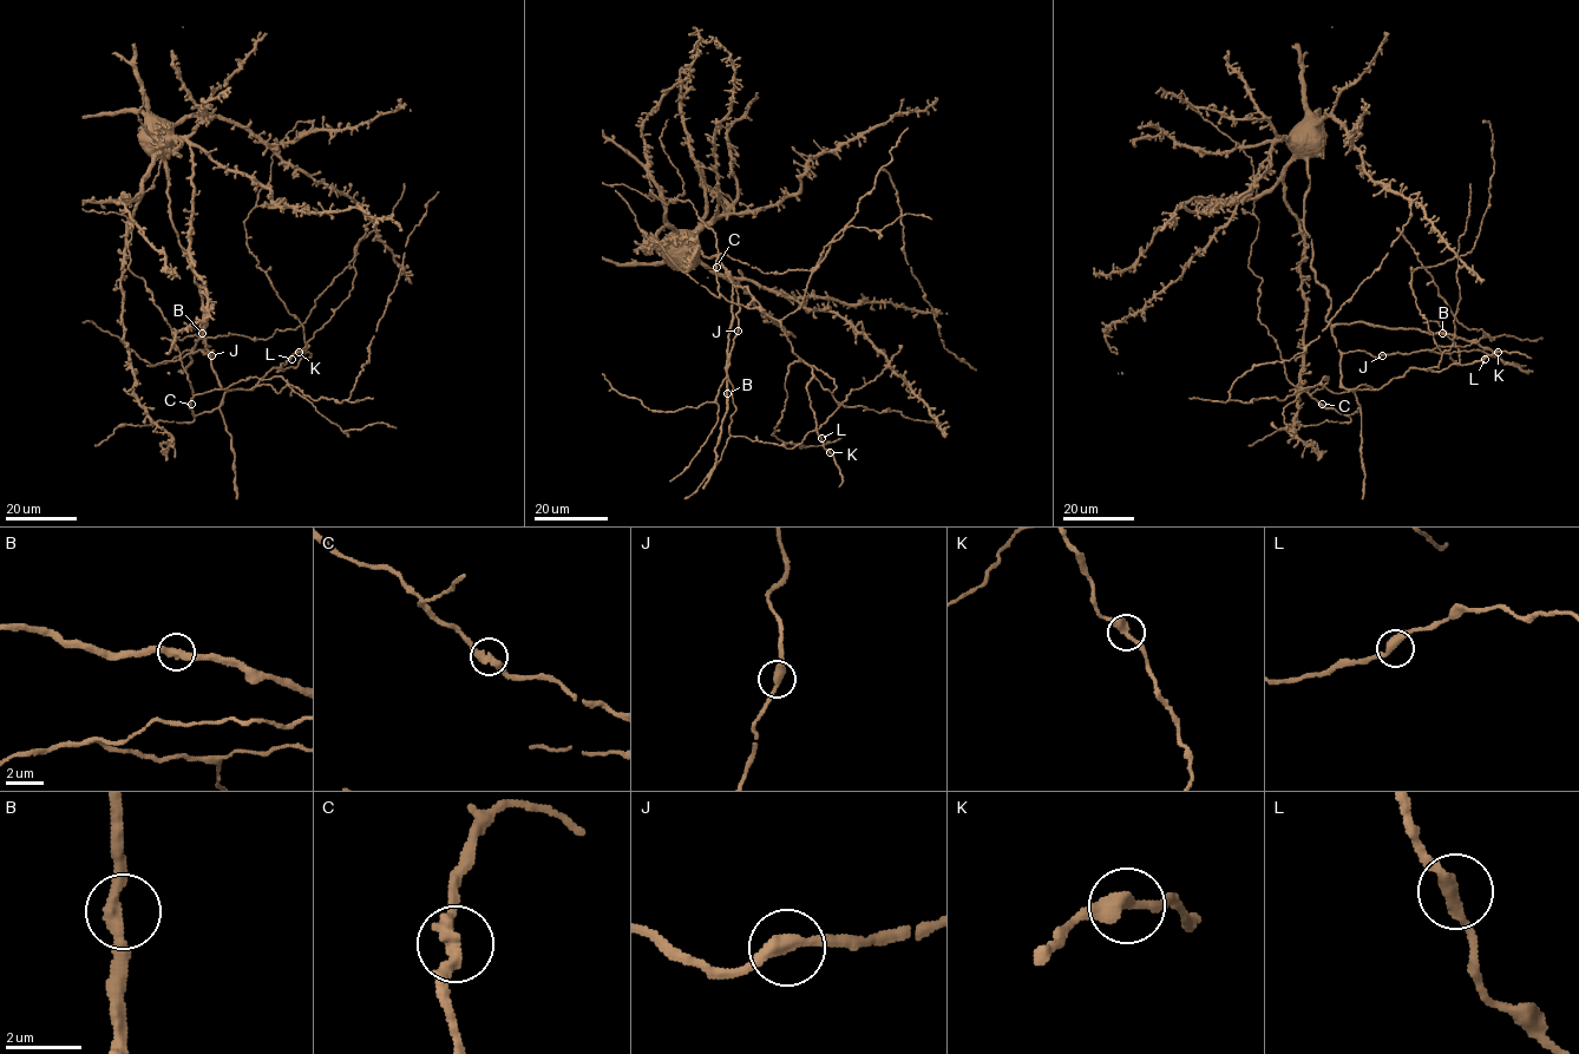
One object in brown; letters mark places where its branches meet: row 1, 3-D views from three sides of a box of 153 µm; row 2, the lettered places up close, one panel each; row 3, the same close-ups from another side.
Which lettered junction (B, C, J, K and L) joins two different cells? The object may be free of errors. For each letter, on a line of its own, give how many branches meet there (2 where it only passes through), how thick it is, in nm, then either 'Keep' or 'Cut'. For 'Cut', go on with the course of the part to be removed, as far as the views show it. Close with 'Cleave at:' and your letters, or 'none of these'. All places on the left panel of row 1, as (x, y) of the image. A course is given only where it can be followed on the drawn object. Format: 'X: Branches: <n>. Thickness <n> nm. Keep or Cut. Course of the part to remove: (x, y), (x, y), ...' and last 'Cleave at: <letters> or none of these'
B: Branches: 2. Thickness 360 nm. Keep
C: Branches: 2. Thickness 380 nm. Keep
J: Branches: 2. Thickness 360 nm. Keep
K: Branches: 2. Thickness 400 nm. Keep
L: Branches: 2. Thickness 360 nm. Keep
Cleave at: none of these

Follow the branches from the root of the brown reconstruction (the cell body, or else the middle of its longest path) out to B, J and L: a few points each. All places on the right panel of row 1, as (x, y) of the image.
B: (1296, 137), (1308, 156), (1304, 228), (1311, 239), (1315, 279), (1331, 302), (1325, 320), (1442, 333)
J: (1296, 137), (1303, 155), (1255, 202), (1258, 320), (1286, 377), (1345, 416), (1360, 406), (1341, 355), (1382, 355)
L: (1296, 137), (1303, 155), (1255, 202), (1247, 266), (1286, 377), (1349, 416), (1355, 391), (1485, 359)

